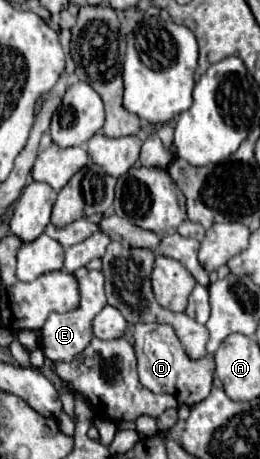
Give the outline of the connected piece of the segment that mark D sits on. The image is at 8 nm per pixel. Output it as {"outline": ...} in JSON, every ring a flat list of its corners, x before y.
{"outline":[[136,324,132,334,134,334,134,348,138,358,138,376,148,390,152,390,154,394,160,394,160,392,172,394,180,404,186,404,186,406,198,404,210,394,212,374,214,374,212,356,192,360,184,352,178,336,168,324]]}

